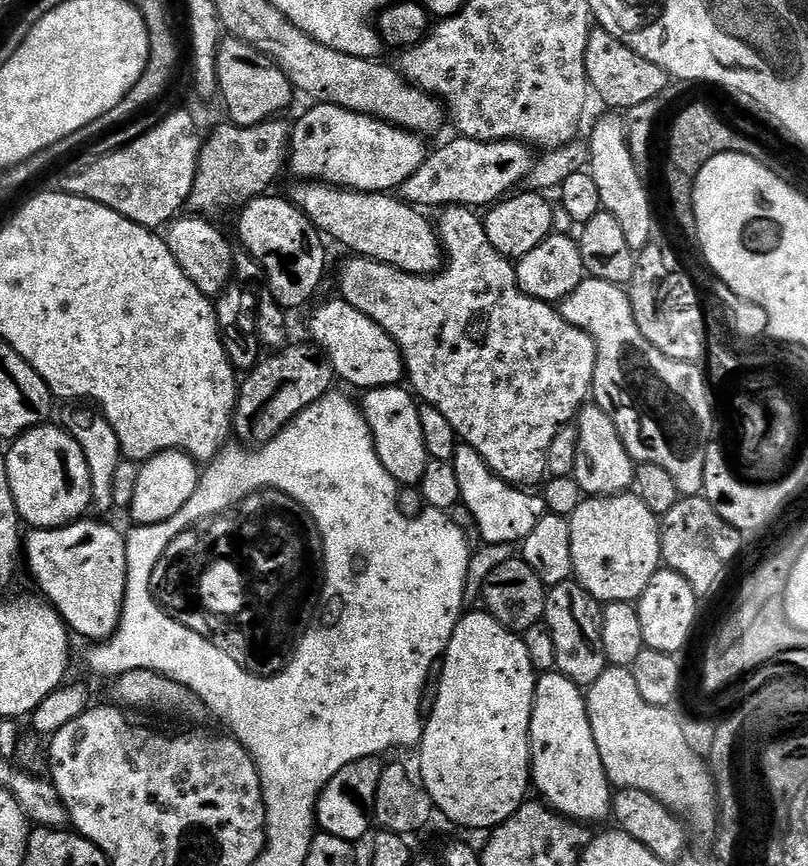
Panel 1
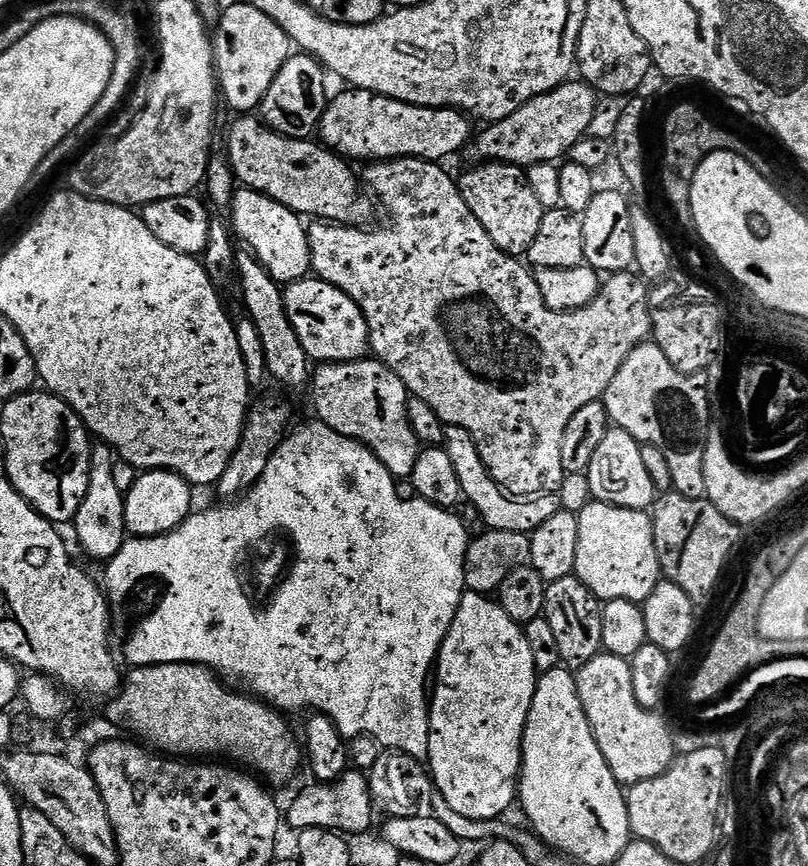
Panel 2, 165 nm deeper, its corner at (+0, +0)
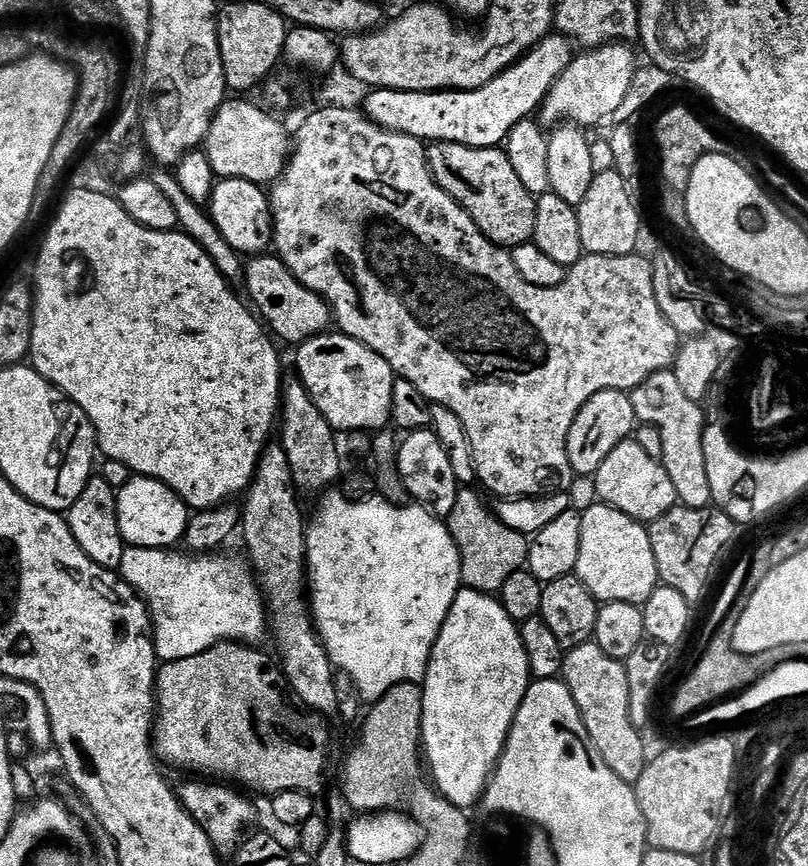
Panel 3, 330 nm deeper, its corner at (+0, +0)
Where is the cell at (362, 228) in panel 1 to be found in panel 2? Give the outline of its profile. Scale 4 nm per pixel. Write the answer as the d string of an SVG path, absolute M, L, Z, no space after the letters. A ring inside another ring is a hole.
M244 114L228 128L226 155L232 173L243 187L274 198L274 202L286 206L301 218L349 226L369 223L373 201L360 193L360 184L348 169L349 161L315 139L286 138L273 132L255 115Z

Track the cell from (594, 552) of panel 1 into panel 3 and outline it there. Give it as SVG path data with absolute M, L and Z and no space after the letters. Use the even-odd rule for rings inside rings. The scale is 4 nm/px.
M603 502L586 509L580 521L582 546L578 546L578 566L574 574L597 601L644 605L660 584L658 562L654 562L654 546L650 546L648 528Z

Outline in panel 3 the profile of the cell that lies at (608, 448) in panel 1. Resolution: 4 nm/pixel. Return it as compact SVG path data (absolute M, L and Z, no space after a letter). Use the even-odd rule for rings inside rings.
M632 438L610 450L606 462L602 462L597 470L595 480L597 494L603 503L622 510L622 514L639 520L645 526L662 518L678 504L674 482L670 482L670 474L663 463L650 458L650 454L646 454L646 450L642 450L642 446Z

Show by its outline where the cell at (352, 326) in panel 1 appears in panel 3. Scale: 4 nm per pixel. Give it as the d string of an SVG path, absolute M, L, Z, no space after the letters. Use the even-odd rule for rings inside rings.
M257 254L251 257L244 269L242 284L243 287L248 287L247 299L251 307L277 341L285 340L291 346L299 346L305 344L311 336L320 336L329 331L333 323L334 317L328 303L302 286L275 254Z

